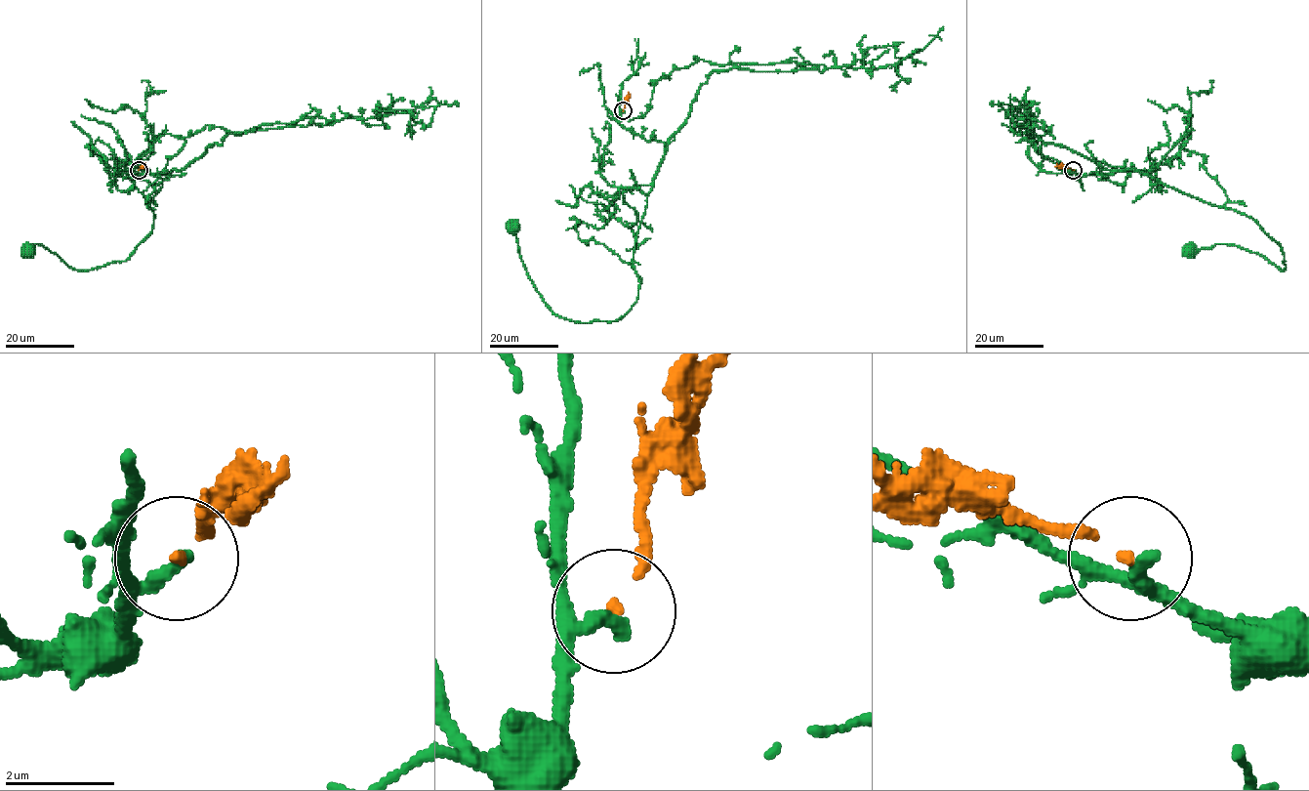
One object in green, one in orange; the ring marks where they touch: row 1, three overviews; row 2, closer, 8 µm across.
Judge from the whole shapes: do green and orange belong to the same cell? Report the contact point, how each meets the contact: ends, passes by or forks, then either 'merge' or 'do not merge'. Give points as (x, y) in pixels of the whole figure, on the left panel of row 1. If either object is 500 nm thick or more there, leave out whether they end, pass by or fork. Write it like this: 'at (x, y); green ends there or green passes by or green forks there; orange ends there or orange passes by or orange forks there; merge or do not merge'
at (139, 170); green passes by; orange ends there; do not merge

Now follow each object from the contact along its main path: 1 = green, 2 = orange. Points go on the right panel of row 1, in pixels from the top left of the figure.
1: (1074, 170), (1103, 176), (1138, 170), (1250, 217), (1281, 247), (1286, 269), (1239, 246), (1217, 243), (1191, 251)
2: (1074, 170), (1056, 164)

